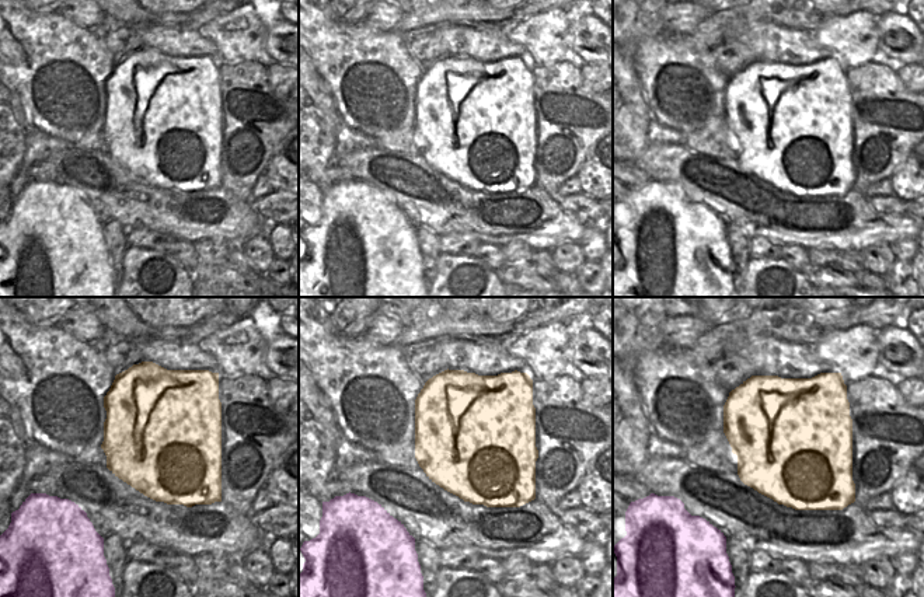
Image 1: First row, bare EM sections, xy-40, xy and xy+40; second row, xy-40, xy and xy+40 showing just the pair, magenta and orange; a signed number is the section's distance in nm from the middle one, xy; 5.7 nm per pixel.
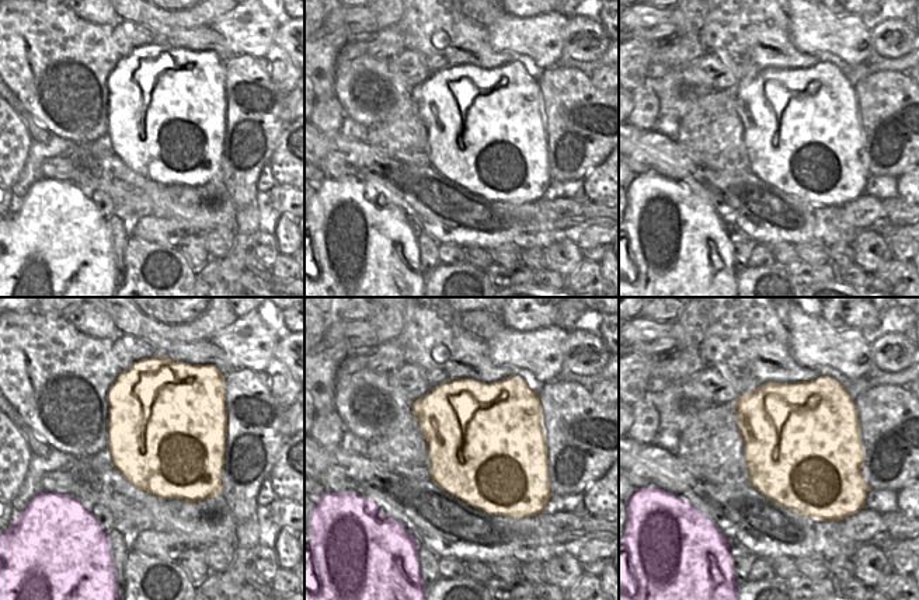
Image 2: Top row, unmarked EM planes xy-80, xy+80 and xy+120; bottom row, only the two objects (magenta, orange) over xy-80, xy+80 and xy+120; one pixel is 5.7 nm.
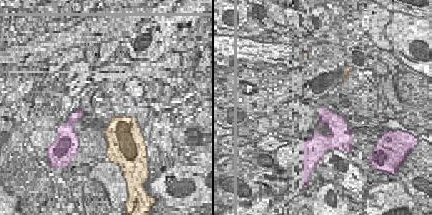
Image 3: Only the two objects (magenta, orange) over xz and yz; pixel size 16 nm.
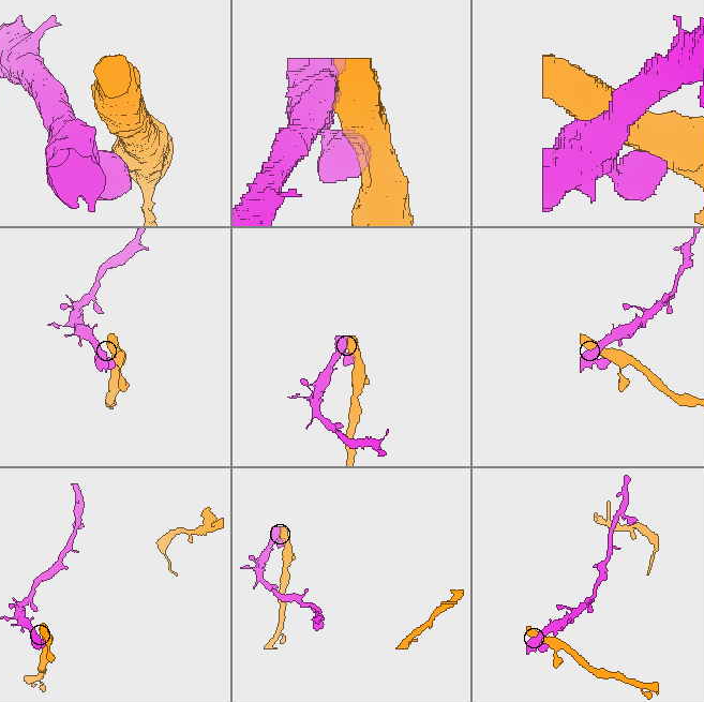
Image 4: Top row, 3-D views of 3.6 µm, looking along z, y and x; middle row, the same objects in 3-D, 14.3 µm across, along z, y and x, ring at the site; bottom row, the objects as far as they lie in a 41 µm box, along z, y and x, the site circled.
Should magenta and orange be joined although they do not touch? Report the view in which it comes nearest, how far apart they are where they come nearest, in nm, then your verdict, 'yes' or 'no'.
view xy-40; gap 280 nm; no

